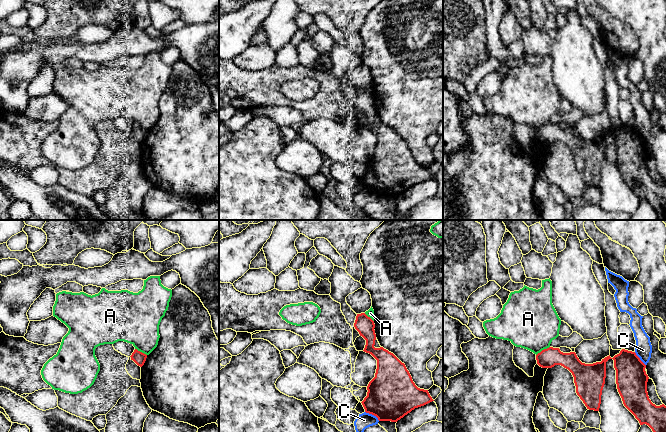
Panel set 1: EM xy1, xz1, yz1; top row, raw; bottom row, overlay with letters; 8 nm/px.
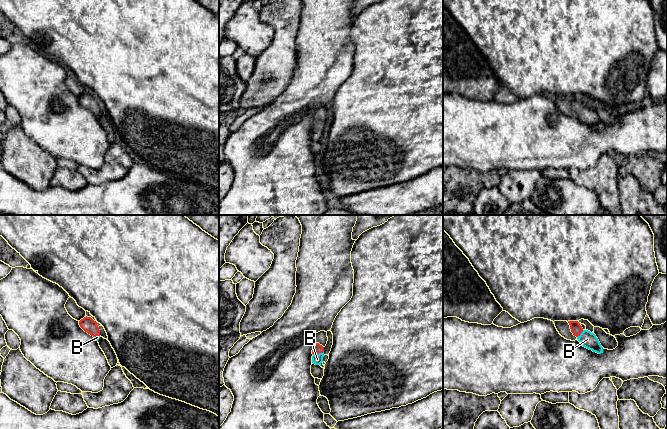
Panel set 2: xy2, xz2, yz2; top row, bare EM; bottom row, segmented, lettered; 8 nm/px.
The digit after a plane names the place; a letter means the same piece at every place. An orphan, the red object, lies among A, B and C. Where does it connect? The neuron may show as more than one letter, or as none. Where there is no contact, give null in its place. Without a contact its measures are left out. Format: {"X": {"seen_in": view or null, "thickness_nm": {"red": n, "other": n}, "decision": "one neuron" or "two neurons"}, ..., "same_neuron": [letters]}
{"A": {"seen_in": "yz1", "thickness_nm": {"red": 160, "other": 440}, "decision": "two neurons"}, "B": {"seen_in": "xz2", "thickness_nm": {"red": 80, "other": 90}, "decision": "one neuron"}, "C": {"seen_in": "xz1", "thickness_nm": {"red": 400, "other": 120}, "decision": "two neurons"}, "same_neuron": ["B"]}

